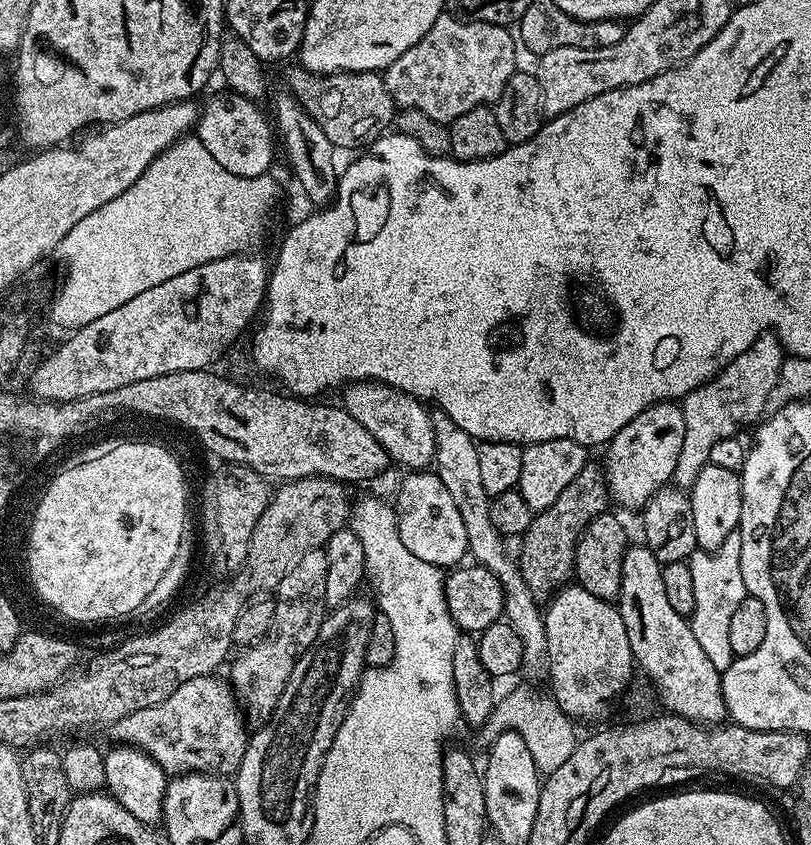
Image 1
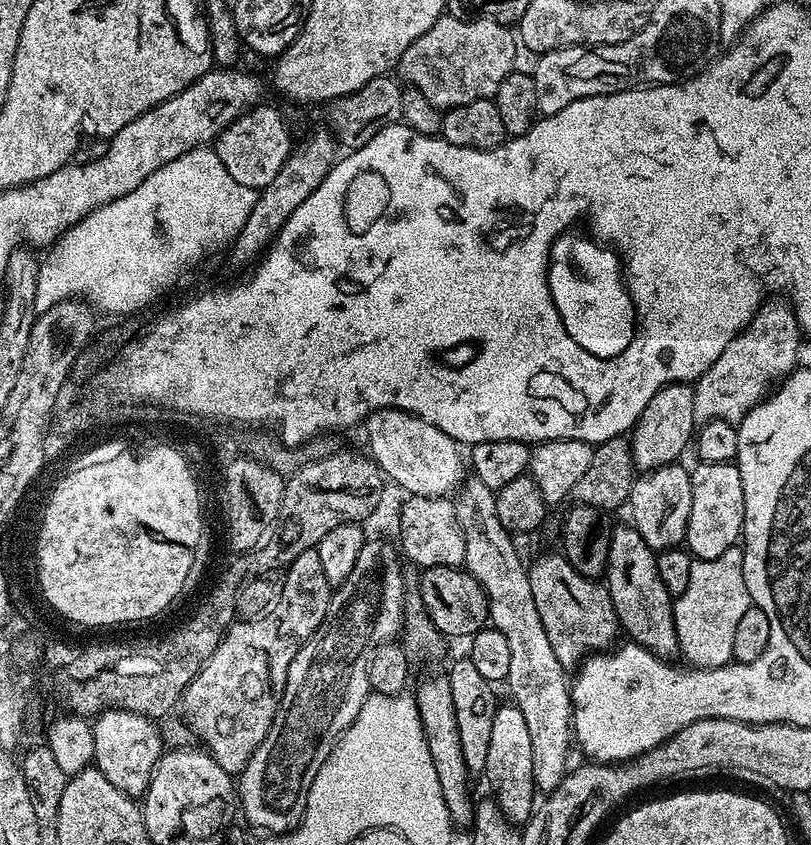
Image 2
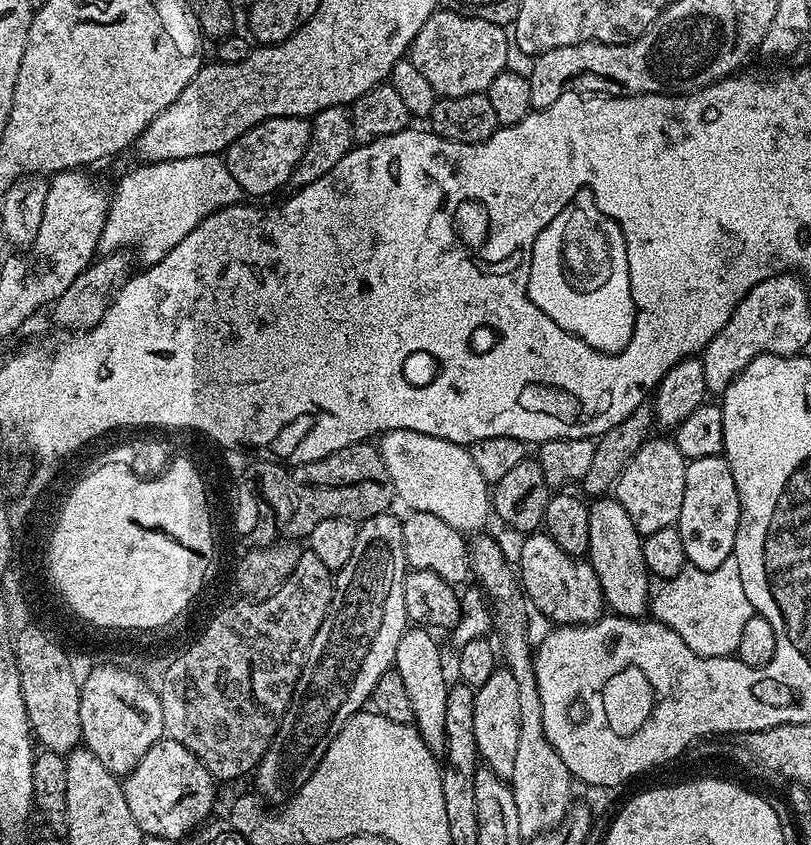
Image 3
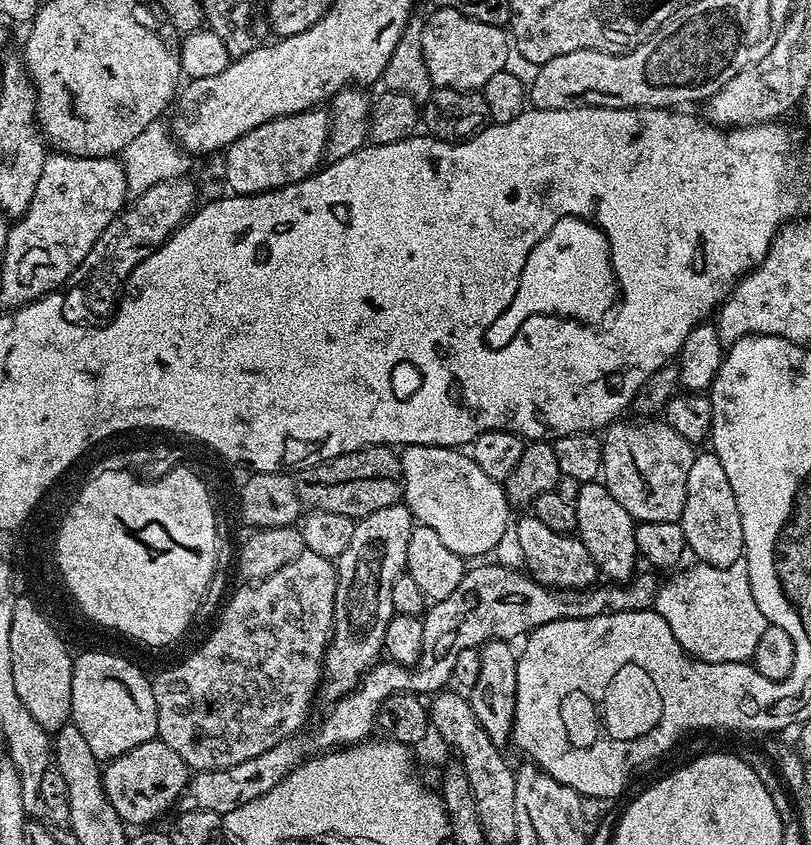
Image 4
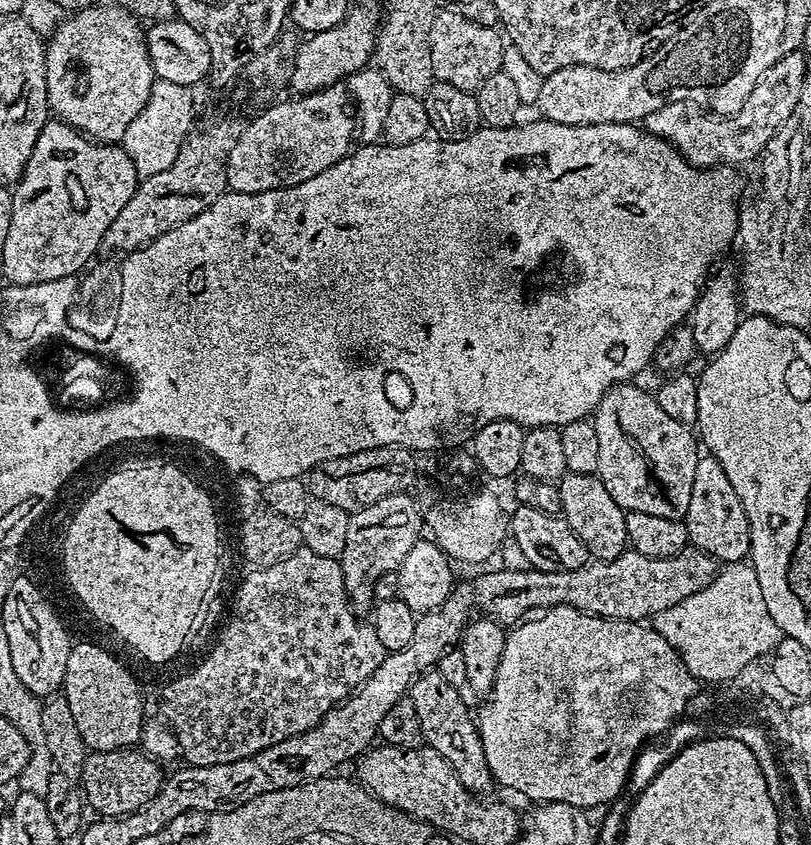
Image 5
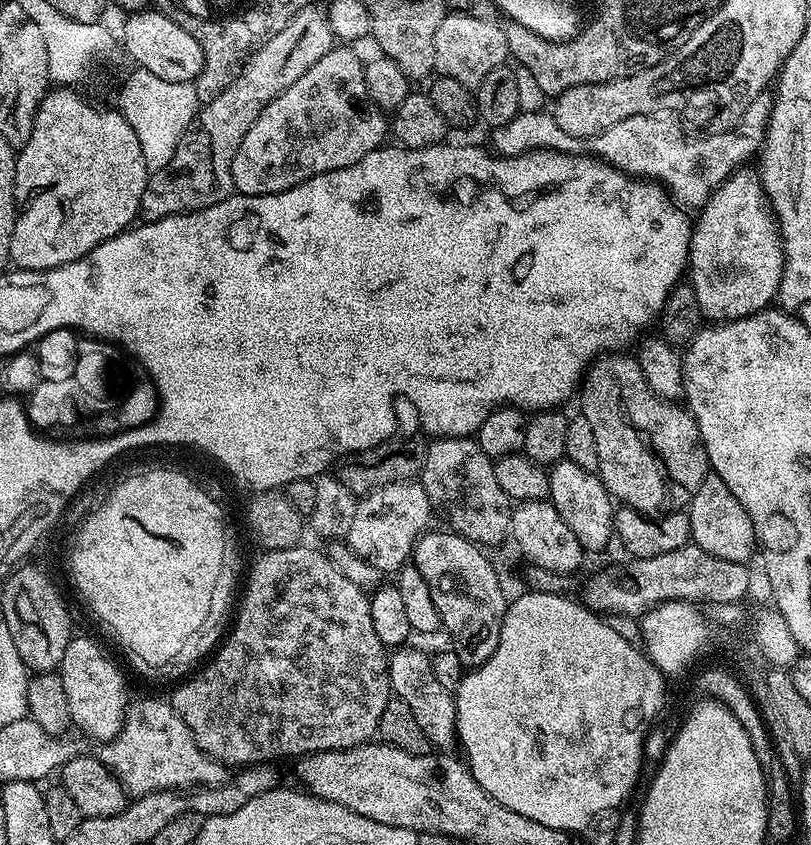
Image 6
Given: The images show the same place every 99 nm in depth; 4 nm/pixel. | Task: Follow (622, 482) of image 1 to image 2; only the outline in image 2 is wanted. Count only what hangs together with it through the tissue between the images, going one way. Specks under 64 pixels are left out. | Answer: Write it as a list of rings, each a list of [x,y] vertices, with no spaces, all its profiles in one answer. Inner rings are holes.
[[[666,384],[650,398],[646,410],[636,421],[636,425],[630,434],[632,445],[633,465],[642,472],[652,471],[663,465],[675,463],[687,444],[691,443],[696,428],[694,420],[694,394],[693,385]]]

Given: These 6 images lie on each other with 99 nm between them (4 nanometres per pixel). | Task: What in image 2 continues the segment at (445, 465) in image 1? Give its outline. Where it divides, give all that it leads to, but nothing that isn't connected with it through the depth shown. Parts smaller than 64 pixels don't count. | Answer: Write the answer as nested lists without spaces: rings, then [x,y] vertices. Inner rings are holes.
[[[465,479],[455,493],[454,503],[456,521],[460,523],[464,535],[463,567],[481,584],[488,596],[487,619],[510,646],[506,687],[512,695],[509,696],[511,703],[522,710],[522,718],[526,718],[526,730],[530,730],[533,785],[547,794],[560,785],[569,767],[572,699],[569,683],[564,682],[566,670],[561,667],[558,658],[554,658],[546,630],[542,630],[542,618],[538,618],[534,594],[530,594],[528,570],[525,561],[520,559],[513,533],[506,531],[502,522],[498,522],[494,489],[481,480]]]

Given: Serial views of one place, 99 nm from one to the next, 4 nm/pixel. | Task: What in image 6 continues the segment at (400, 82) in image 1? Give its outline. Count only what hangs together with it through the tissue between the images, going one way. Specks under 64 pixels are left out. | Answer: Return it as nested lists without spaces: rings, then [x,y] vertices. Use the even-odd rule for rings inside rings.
[[[461,12],[445,14],[434,30],[434,69],[439,75],[454,78],[470,89],[490,74],[490,70],[501,67],[509,59],[508,33],[499,28],[496,20],[470,18]]]

